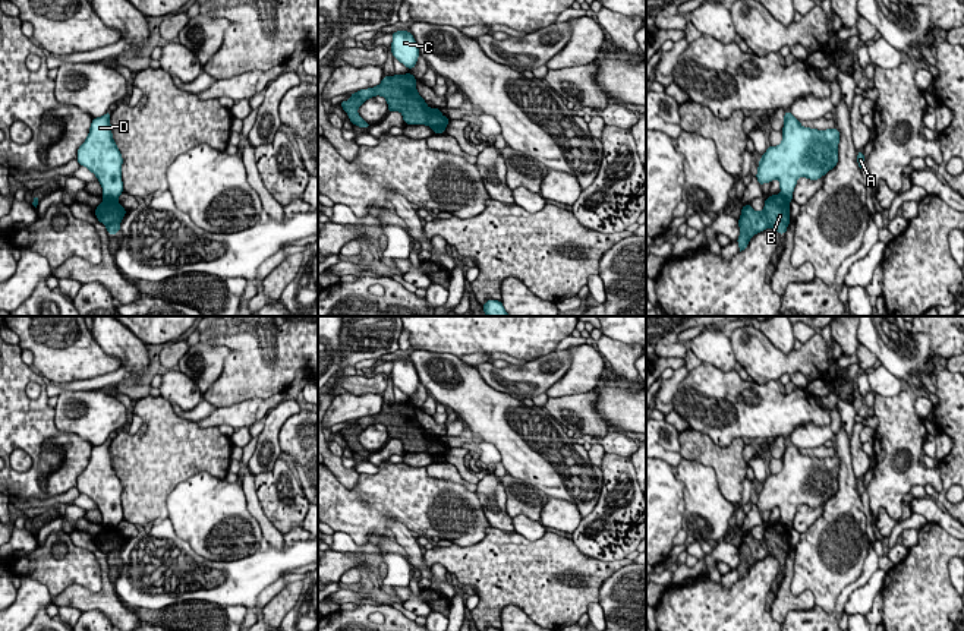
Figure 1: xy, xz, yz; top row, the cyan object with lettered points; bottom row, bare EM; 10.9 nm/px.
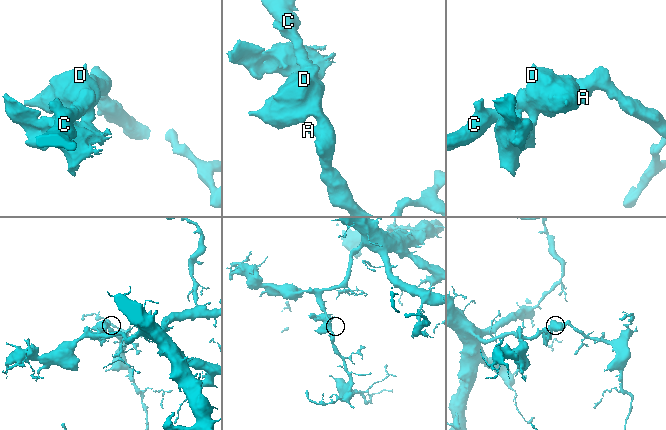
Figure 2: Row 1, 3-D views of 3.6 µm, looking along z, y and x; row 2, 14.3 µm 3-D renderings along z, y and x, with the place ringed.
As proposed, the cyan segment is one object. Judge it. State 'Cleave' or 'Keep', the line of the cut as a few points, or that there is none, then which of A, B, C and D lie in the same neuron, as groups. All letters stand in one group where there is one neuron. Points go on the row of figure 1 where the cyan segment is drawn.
Cleave. Split along xy (104, 198), (116, 201). Groups: A C D / B

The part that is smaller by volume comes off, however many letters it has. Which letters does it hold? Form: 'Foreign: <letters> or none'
Foreign: B

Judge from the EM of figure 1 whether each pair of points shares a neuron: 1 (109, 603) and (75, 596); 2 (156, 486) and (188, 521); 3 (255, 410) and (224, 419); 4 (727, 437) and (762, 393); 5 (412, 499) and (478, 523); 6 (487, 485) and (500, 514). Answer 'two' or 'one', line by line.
1: one
2: two
3: one
4: one
5: one
6: one

